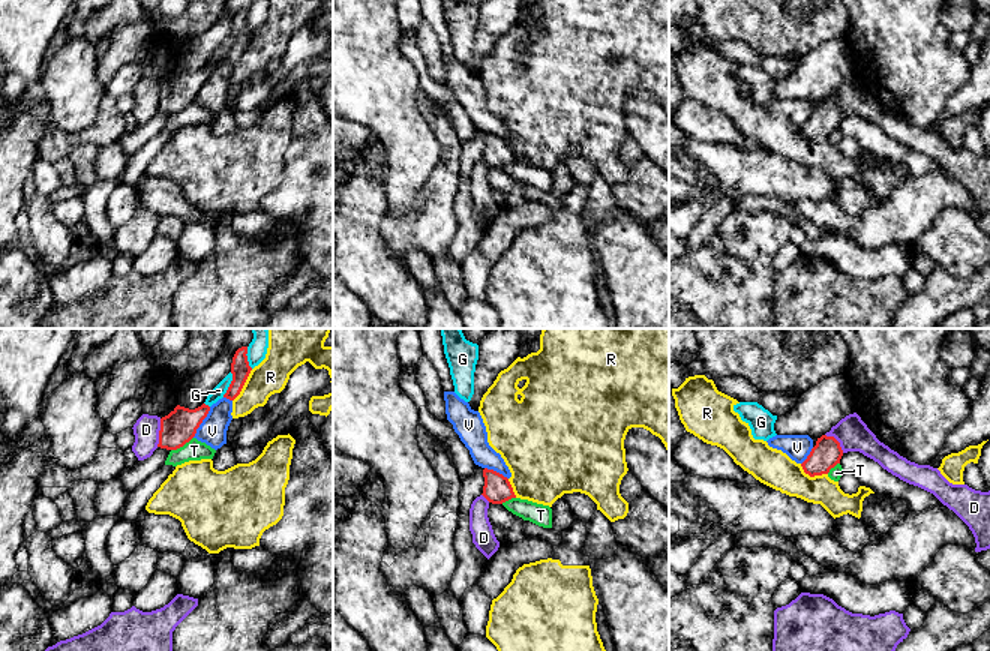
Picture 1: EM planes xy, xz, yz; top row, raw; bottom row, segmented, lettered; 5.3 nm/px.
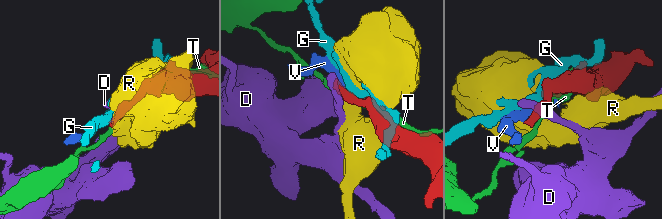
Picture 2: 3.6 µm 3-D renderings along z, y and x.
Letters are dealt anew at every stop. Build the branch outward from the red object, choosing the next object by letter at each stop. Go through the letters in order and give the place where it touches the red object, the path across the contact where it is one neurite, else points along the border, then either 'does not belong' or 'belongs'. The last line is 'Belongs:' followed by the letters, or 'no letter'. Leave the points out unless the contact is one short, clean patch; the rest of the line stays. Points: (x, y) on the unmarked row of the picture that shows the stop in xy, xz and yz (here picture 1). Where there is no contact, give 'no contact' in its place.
D: contact xy (159, 96); border xy (161, 83), (159, 107), (156, 110); does not belong
G: contact xy (230, 48); does not belong
R: contact xy (243, 48); does not belong
T: contact xy (182, 110); does not belong
V: contact xy (201, 86); does not belong
Belongs: no letter

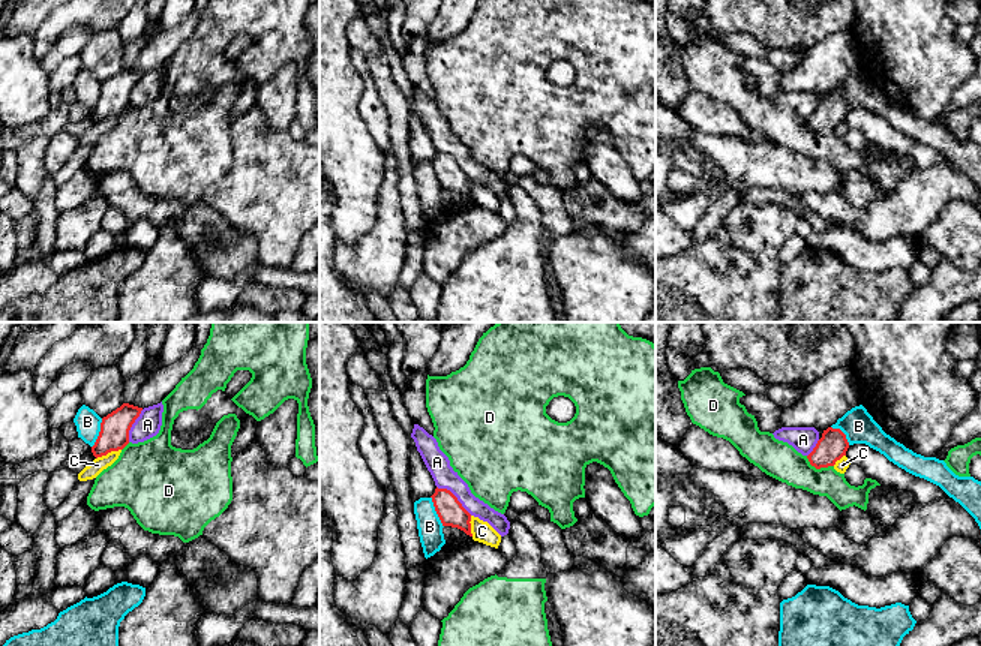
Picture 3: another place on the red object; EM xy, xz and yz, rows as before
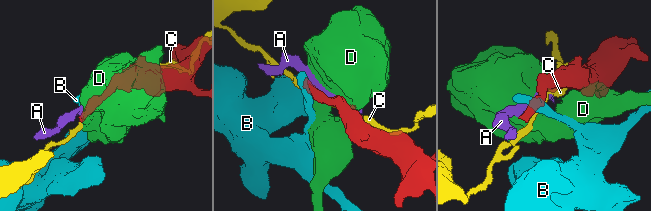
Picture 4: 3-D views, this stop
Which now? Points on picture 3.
A: contact xz (455, 161); does not belong
B: contact xz (435, 174); border xz (431, 161), (443, 191); does not belong
C: contact xy (108, 116); does not belong
D: contact yz (818, 132); does not belong
Belongs: no letter

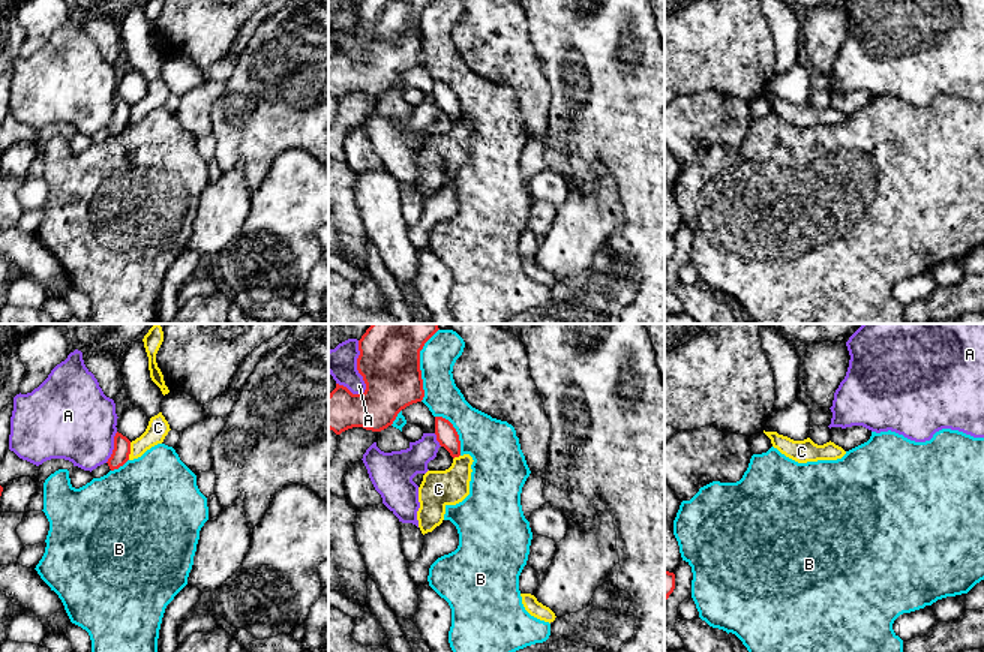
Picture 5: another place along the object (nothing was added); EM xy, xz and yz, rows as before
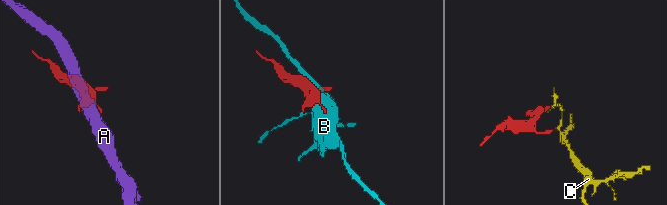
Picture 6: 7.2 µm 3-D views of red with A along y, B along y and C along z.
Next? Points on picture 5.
A: contact xz (357, 33); does not belong
B: contact xz (419, 33); does not belong
C: contact xy (129, 116); border xy (131, 107), (128, 123); does not belong
Belongs: no letter

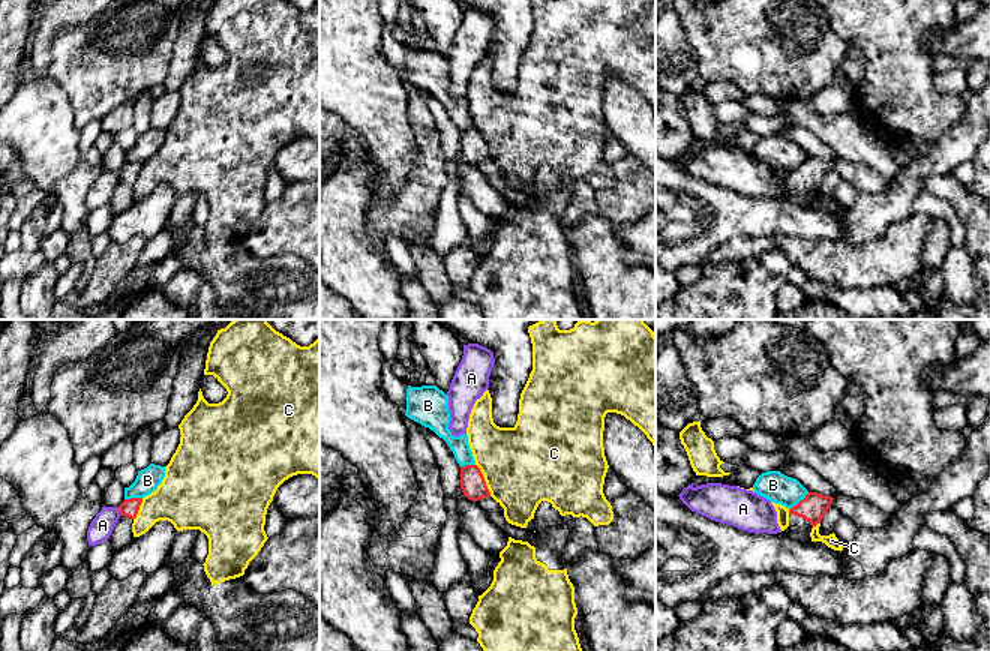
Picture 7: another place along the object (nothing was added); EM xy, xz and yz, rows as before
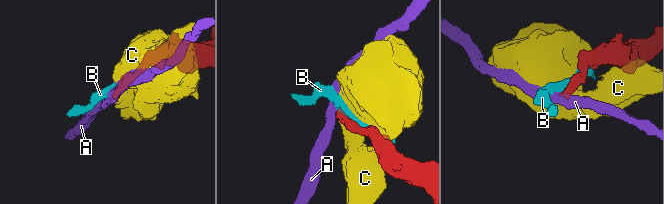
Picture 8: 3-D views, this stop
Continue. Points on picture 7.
A: contact xy (120, 176); border xy (117, 171), (120, 179); does not belong
B: contact yz (800, 165); does not belong
C: contact xz (483, 144); does not belong
Belongs: no letter

